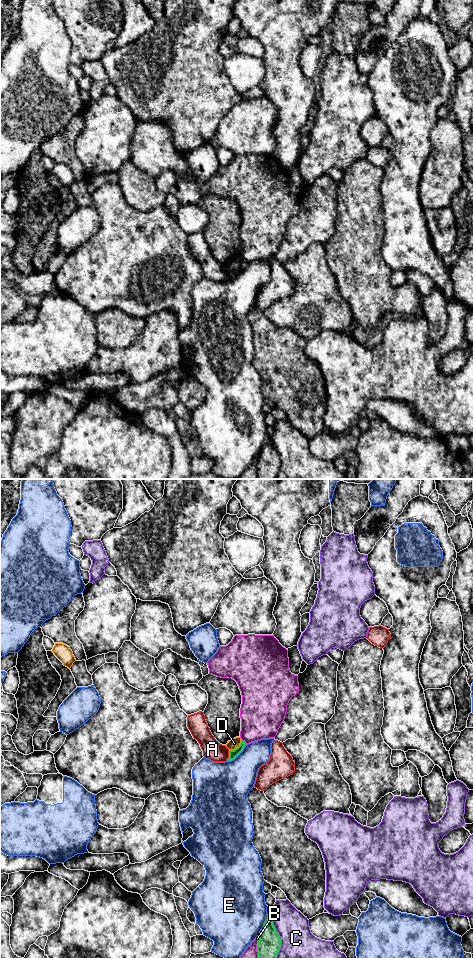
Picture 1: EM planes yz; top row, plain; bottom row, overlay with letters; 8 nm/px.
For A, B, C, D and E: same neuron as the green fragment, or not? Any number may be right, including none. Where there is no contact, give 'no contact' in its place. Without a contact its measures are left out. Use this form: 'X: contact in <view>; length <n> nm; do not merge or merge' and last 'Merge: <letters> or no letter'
A: contact in yz; length 90 nm; do not merge
B: contact in yz; length 60 nm; do not merge
C: contact in yz; length 340 nm; do not merge
D: contact in yz; length 130 nm; do not merge
E: contact in yz; length 220 nm; do not merge
Merge: no letter

